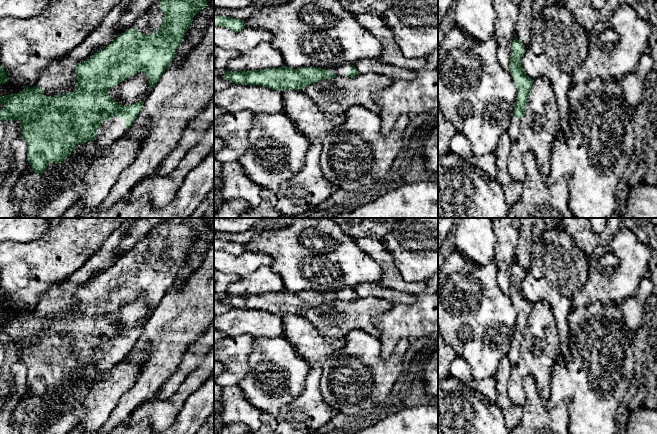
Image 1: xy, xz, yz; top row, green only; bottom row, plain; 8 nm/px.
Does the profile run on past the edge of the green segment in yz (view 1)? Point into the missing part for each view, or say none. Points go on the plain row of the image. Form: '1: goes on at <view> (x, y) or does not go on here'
1: goes on at yz (513, 355)

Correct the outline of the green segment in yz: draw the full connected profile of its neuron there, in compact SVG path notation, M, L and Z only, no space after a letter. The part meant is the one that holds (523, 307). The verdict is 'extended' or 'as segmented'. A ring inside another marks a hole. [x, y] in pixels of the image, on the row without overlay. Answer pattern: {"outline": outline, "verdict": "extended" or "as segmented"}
{"outline": "M516 261L511 268L511 280L509 296L513 301L513 305L517 312L517 324L514 329L514 340L510 345L508 352L508 359L512 365L515 365L519 359L519 348L524 339L529 315L532 311L532 304L526 300L522 292L522 280L524 279L525 272Z", "verdict": "extended"}

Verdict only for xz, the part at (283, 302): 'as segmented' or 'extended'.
extended

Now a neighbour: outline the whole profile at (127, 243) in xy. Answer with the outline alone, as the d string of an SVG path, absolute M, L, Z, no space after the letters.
M139 218L129 227L128 234L118 247L117 258L121 258L132 250L138 241L148 234L155 226L160 226L167 218Z

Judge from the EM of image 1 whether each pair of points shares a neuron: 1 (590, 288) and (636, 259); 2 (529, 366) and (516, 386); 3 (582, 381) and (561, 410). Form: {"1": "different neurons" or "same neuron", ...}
{"1": "same neuron", "2": "same neuron", "3": "different neurons"}

